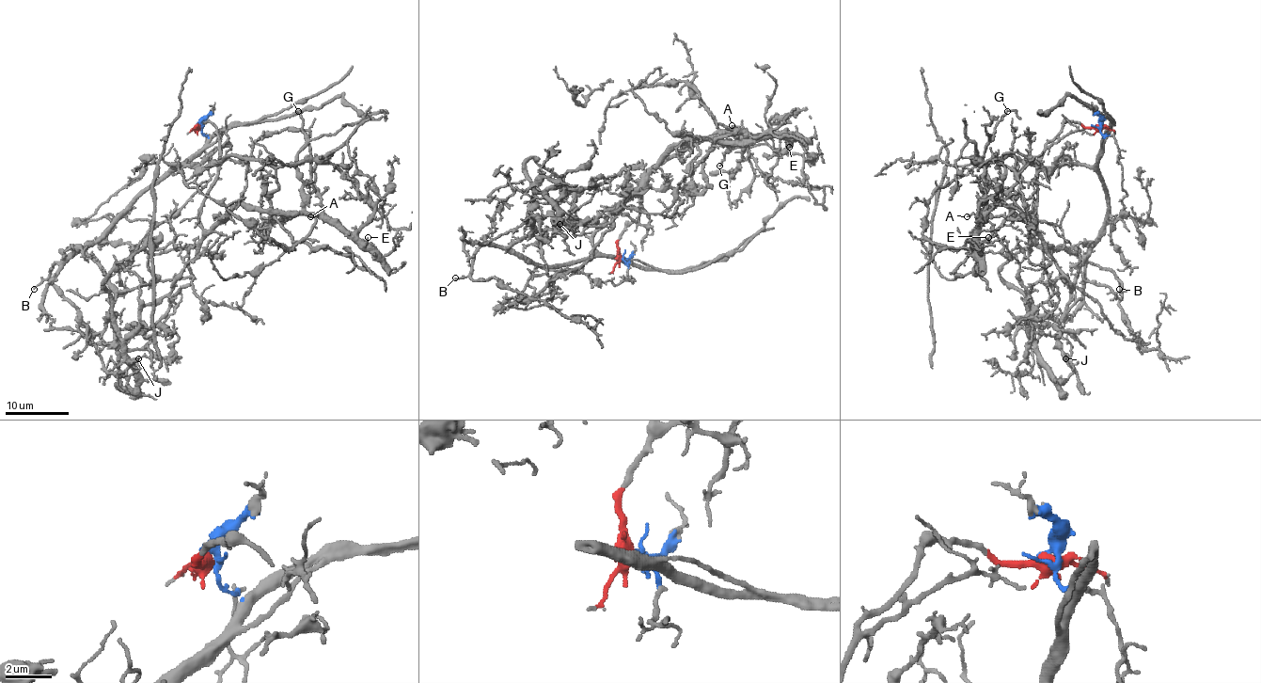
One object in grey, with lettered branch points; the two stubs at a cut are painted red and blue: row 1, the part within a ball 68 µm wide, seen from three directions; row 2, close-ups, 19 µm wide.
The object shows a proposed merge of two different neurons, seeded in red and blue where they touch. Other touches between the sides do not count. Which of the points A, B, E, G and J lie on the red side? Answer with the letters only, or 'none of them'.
A, E, G

